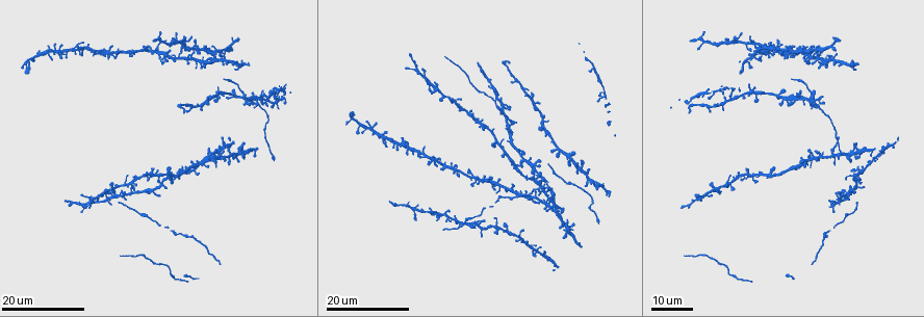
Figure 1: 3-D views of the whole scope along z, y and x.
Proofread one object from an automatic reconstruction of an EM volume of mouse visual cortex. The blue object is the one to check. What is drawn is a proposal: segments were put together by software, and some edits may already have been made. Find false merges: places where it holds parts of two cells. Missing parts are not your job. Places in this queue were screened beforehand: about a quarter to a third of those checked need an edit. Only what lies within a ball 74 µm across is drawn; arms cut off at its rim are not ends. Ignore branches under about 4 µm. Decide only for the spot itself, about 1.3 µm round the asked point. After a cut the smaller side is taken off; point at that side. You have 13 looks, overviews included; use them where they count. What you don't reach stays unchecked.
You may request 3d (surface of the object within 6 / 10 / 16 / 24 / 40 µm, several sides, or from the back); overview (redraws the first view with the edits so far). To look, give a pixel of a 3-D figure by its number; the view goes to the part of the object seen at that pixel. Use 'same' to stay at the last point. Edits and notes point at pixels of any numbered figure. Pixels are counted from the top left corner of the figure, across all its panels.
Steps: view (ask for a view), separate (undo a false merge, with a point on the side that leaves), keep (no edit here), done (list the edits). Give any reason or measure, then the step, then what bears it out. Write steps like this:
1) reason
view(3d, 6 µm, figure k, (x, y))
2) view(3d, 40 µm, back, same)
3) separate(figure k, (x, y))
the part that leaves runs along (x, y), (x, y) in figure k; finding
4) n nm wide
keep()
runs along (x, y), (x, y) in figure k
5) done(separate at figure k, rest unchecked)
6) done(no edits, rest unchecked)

looks like a crossing
view(3d, 24 µm, figure 1, (832, 153))

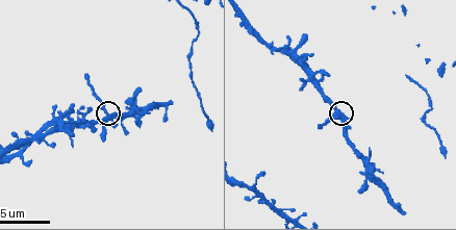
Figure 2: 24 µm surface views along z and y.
view(3d, 10 µm, figure 2, (340, 115))

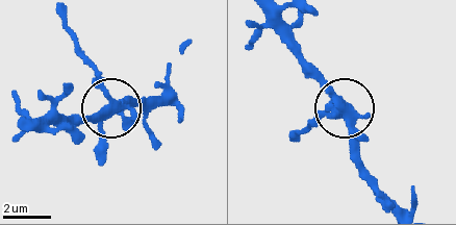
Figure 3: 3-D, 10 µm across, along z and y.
separate(figure 3, (99, 72))
the part that leaves runs along (116, 101), (65, 14) in figure 3; two cells meet here

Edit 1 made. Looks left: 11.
a fork
view(3d, 16 µm, figure 1, (535, 164))

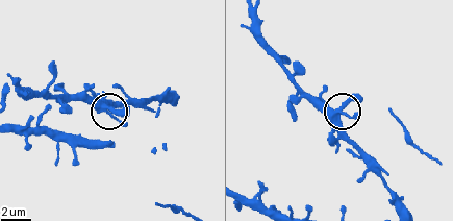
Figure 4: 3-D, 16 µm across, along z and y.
view(3d, 6 µm, figure 4, (108, 114))

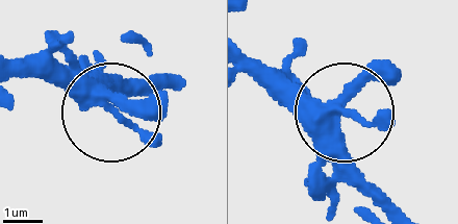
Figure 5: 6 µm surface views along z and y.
250 nm wide
keep()
all the same cell

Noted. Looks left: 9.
four arms meet
view(3d, 24 µm, figure 1, (884, 152))

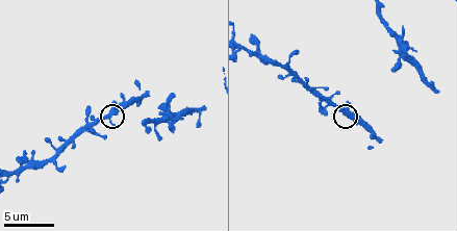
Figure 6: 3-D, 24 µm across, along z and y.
view(3d, 6 µm, figure 6, (110, 113))

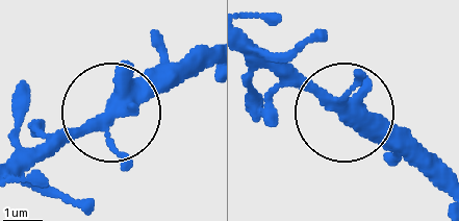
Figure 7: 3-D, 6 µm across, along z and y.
view(3d, 6 µm, back, figure 7, (345, 112))

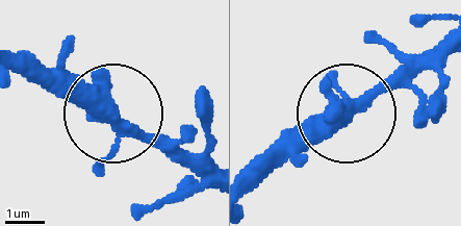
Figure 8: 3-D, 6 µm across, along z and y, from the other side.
side arm 8 µm; 4 arms
keep()
continuous, no second cell

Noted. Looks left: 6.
two arms in line, one across
view(3d, 16 µm, figure 1, (499, 228))

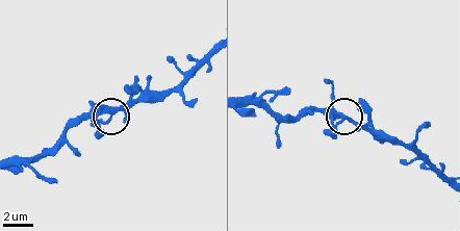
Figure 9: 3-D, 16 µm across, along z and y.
zoom in
view(3d, 10 µm, figure 9, (347, 117))

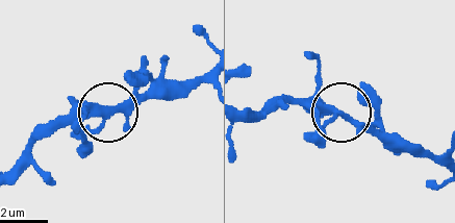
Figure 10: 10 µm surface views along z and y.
keep()
all the same cell

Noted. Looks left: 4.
three arms meet
view(3d, 24 µm, figure 1, (449, 218))

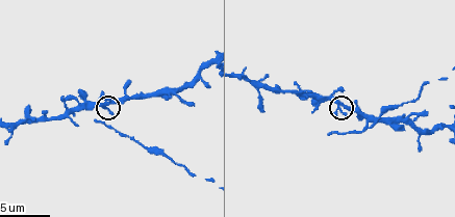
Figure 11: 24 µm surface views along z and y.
view(3d, 10 µm, figure 11, (105, 108))

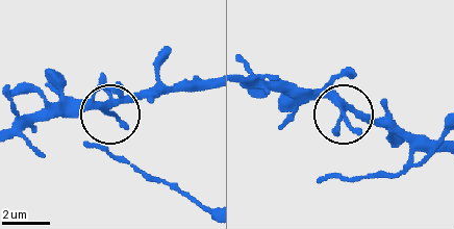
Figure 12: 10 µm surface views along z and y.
side arm 17 µm
keep()
runs along (204, 80), (151, 90), (111, 113), (57, 109) in figure 12; continuous, no second cell

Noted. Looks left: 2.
looks like a crossing
view(3d, 24 µm, figure 1, (805, 98))

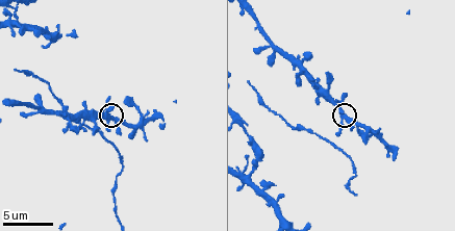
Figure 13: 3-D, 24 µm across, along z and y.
view(3d, 10 µm, figure 13, (114, 116))

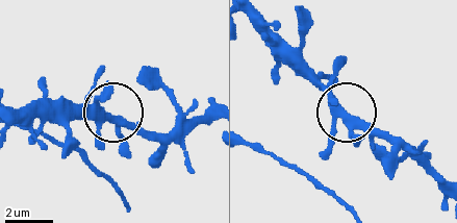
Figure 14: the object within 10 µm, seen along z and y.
side arm 8 µm
keep()
one cell here

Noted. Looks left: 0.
done(separate at figure 3, rest unchecked)

